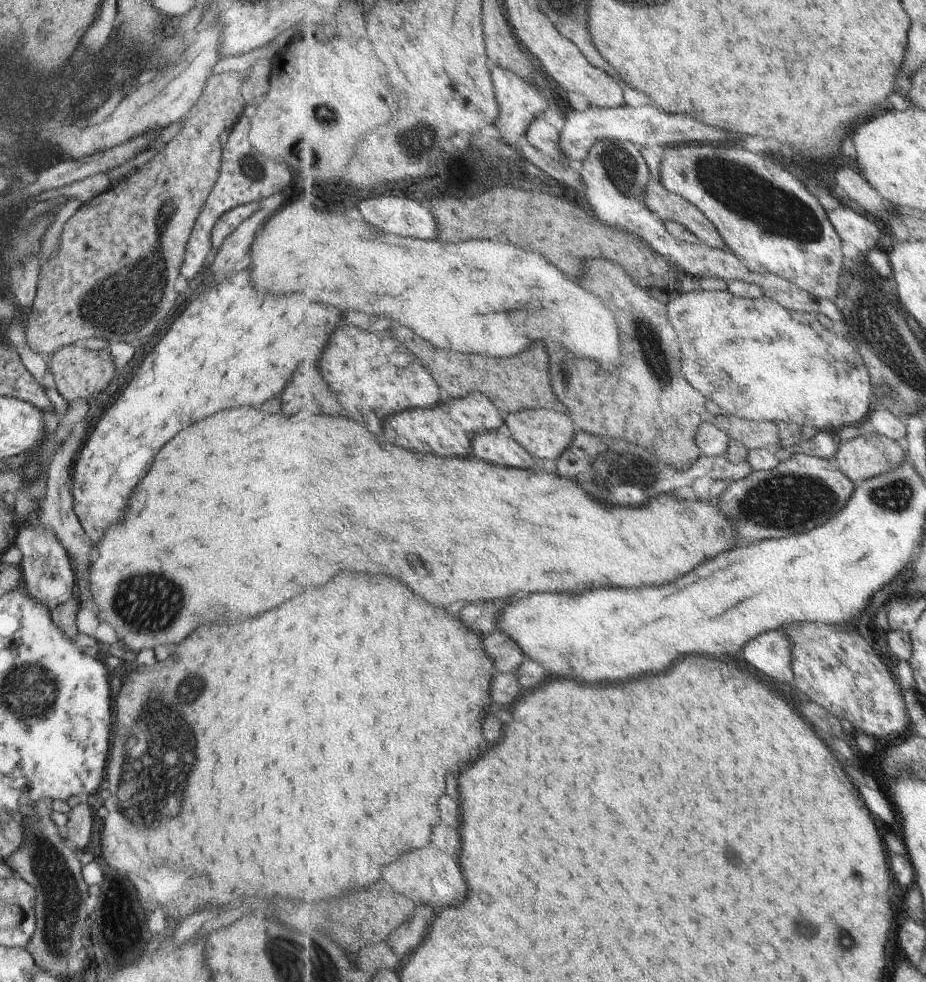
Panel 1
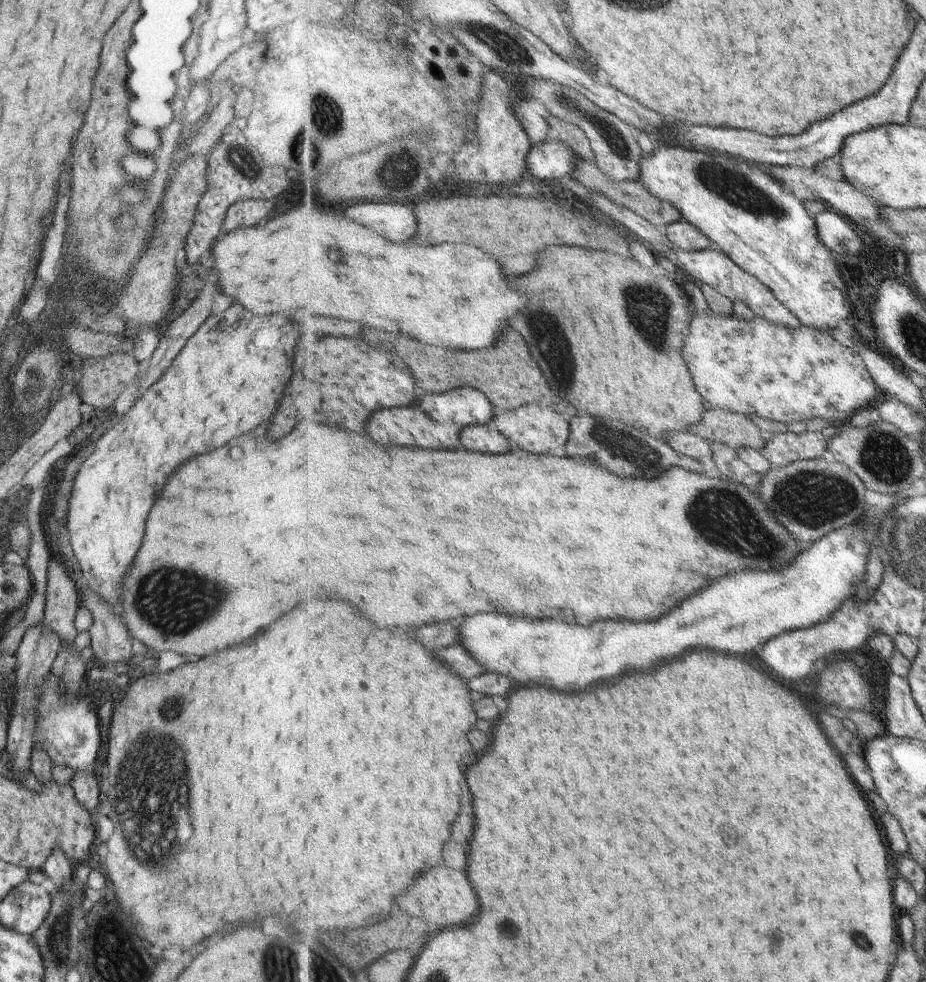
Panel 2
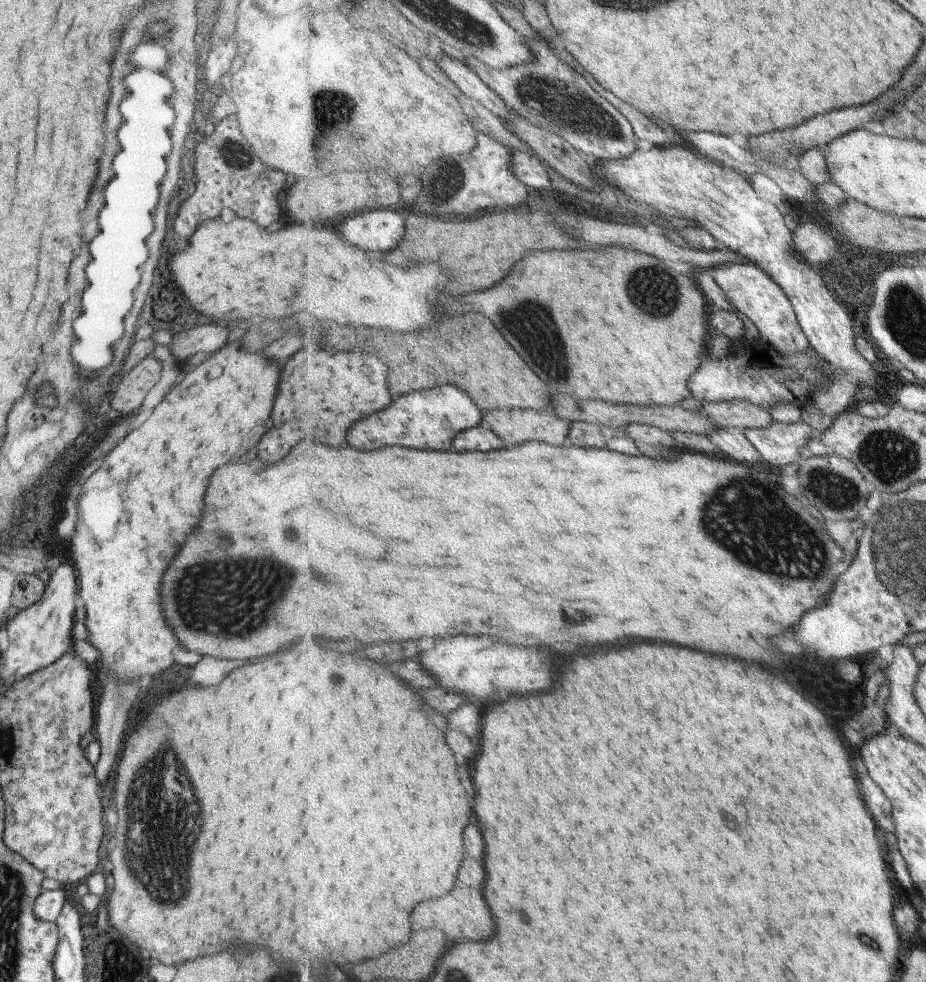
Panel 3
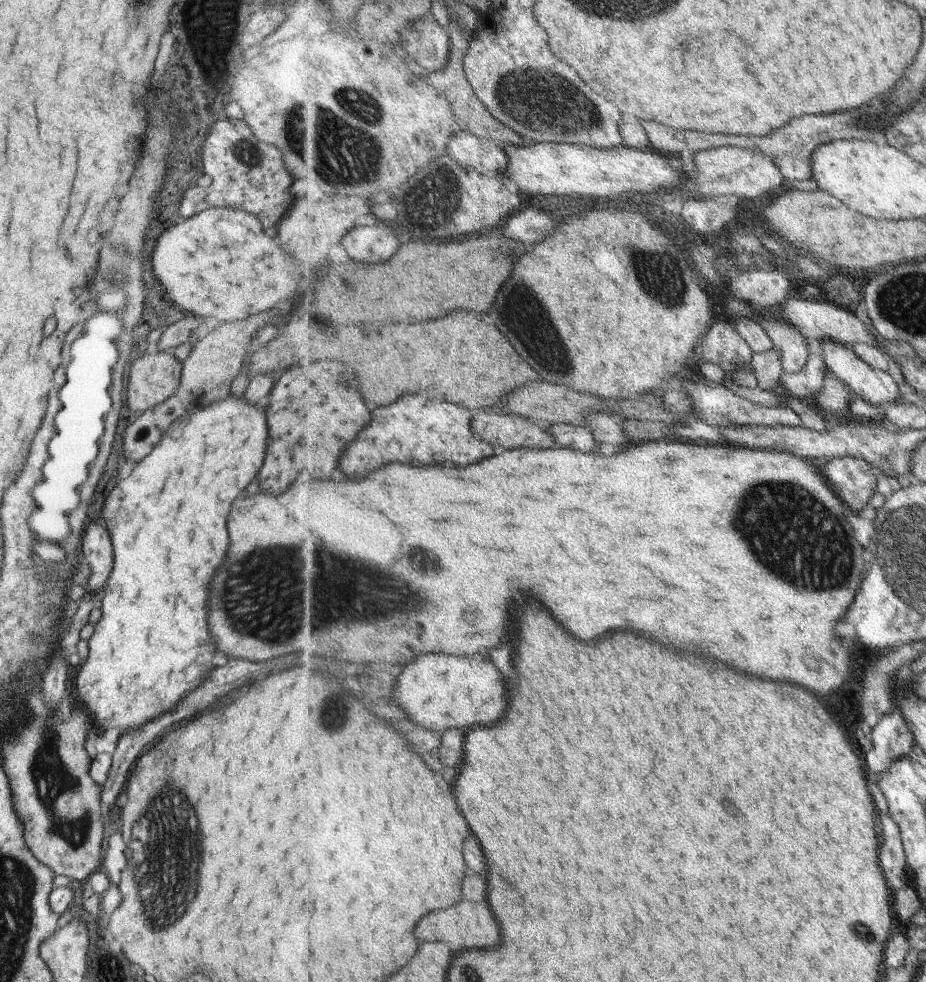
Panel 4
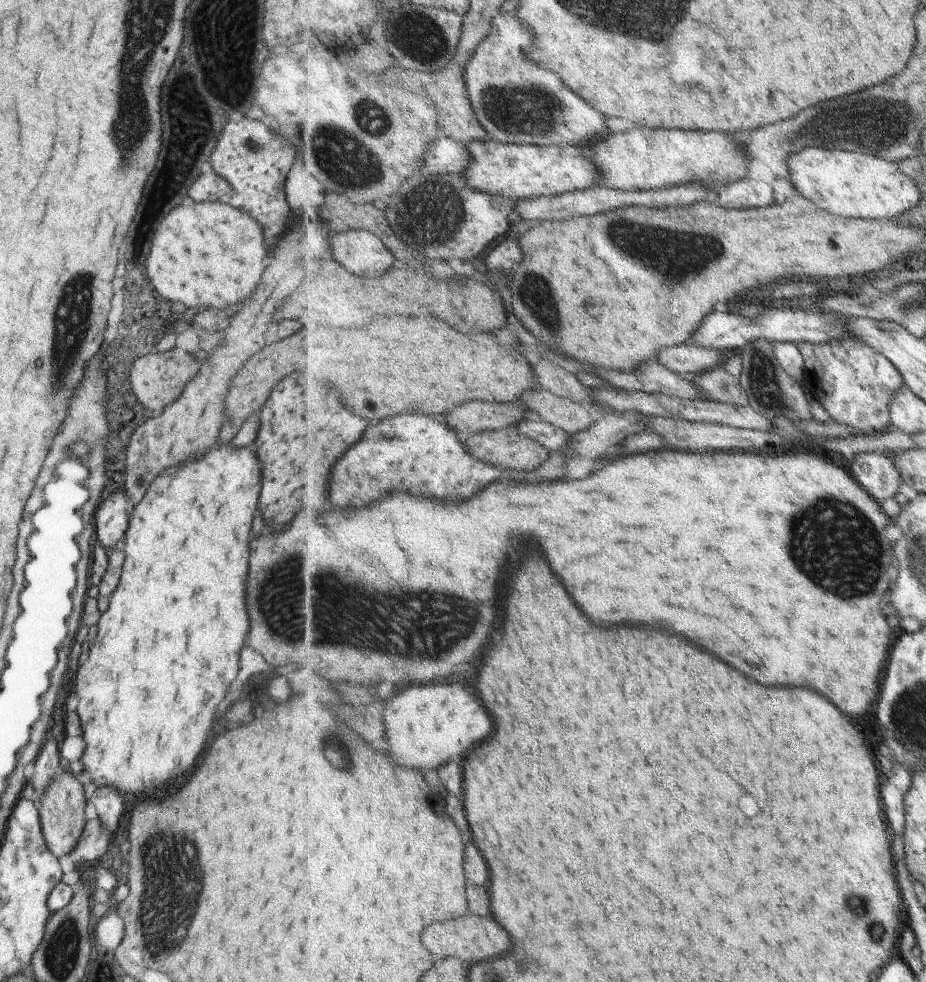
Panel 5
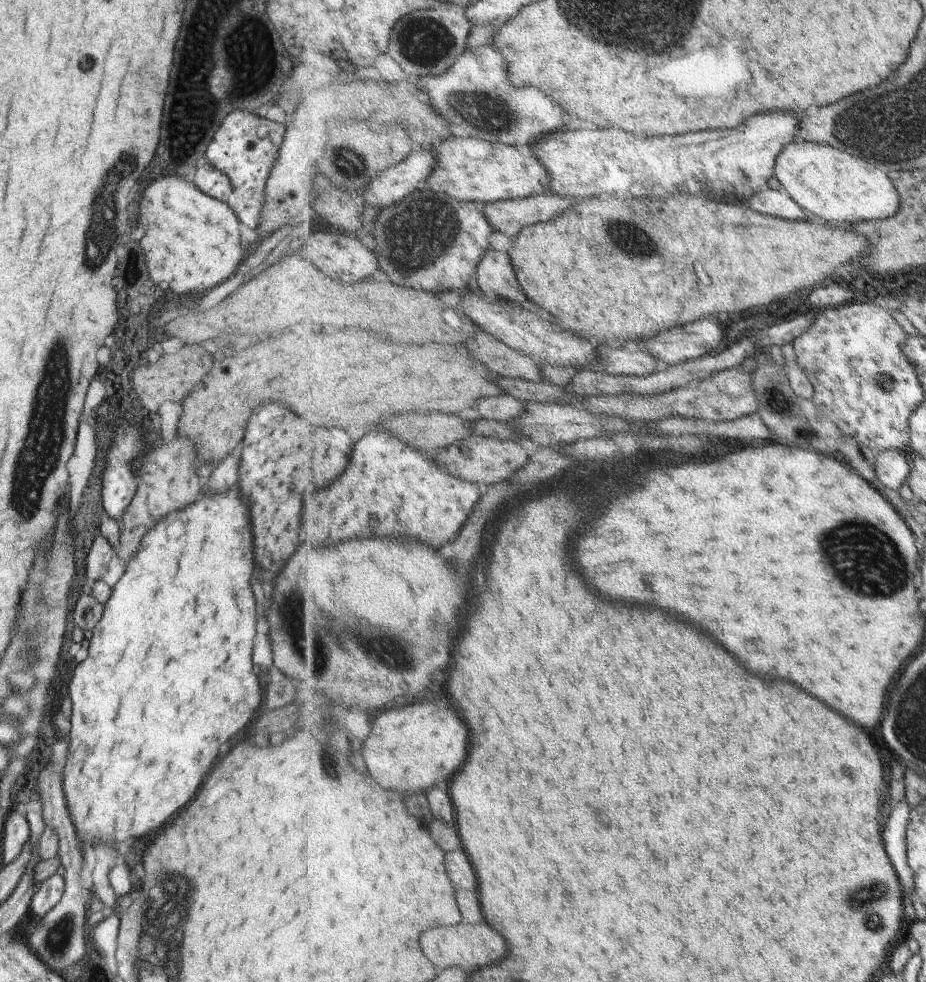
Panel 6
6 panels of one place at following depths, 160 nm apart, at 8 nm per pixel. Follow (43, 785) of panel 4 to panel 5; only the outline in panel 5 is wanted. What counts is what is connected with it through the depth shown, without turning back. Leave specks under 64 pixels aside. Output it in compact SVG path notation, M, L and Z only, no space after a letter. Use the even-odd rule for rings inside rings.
M71 770L58 773L50 782L46 792L39 798L38 819L42 832L42 839L47 851L54 857L65 856L76 845L83 825L83 810L85 810L84 779L81 772L73 773Z

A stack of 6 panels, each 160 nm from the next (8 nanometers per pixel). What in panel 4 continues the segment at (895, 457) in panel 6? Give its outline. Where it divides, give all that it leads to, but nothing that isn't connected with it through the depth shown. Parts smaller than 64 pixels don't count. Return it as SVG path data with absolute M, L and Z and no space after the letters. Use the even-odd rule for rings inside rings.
M840 457L825 466L825 478L851 510L863 510L877 492L876 470L863 457Z

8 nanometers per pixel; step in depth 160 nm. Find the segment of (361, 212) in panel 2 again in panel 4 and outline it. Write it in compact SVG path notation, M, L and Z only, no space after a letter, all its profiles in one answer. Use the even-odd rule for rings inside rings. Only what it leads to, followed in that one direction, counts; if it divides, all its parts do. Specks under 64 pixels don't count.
M375 222L367 227L351 229L345 235L343 244L355 262L381 264L399 252L401 239L402 232L399 228L390 230L380 222Z

